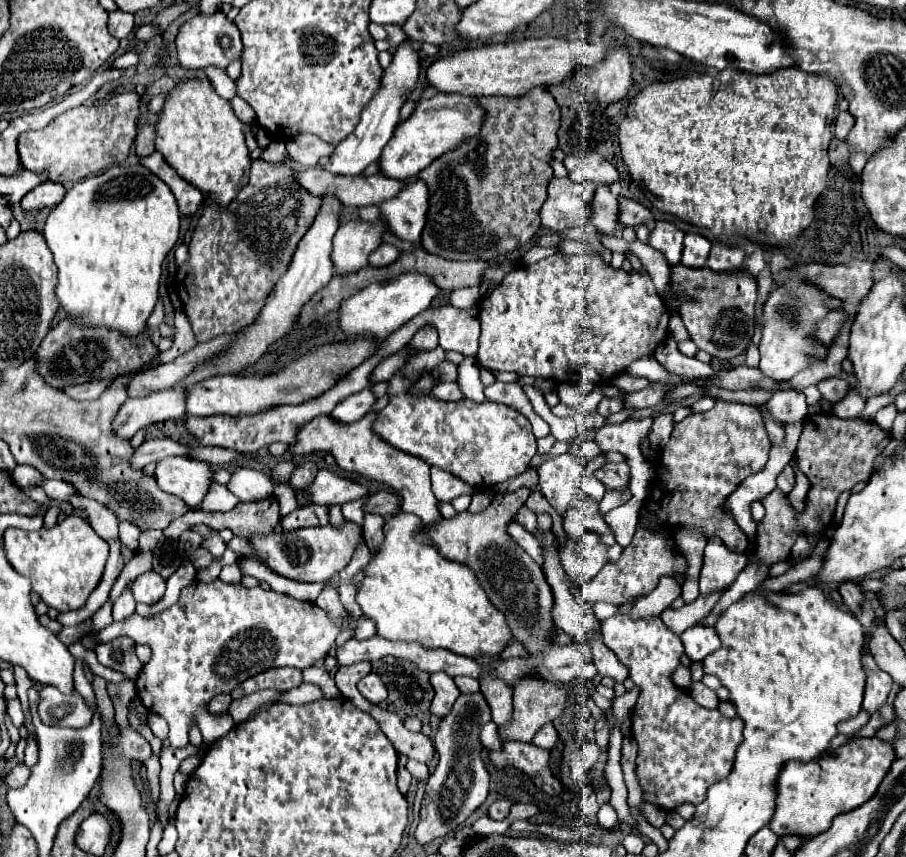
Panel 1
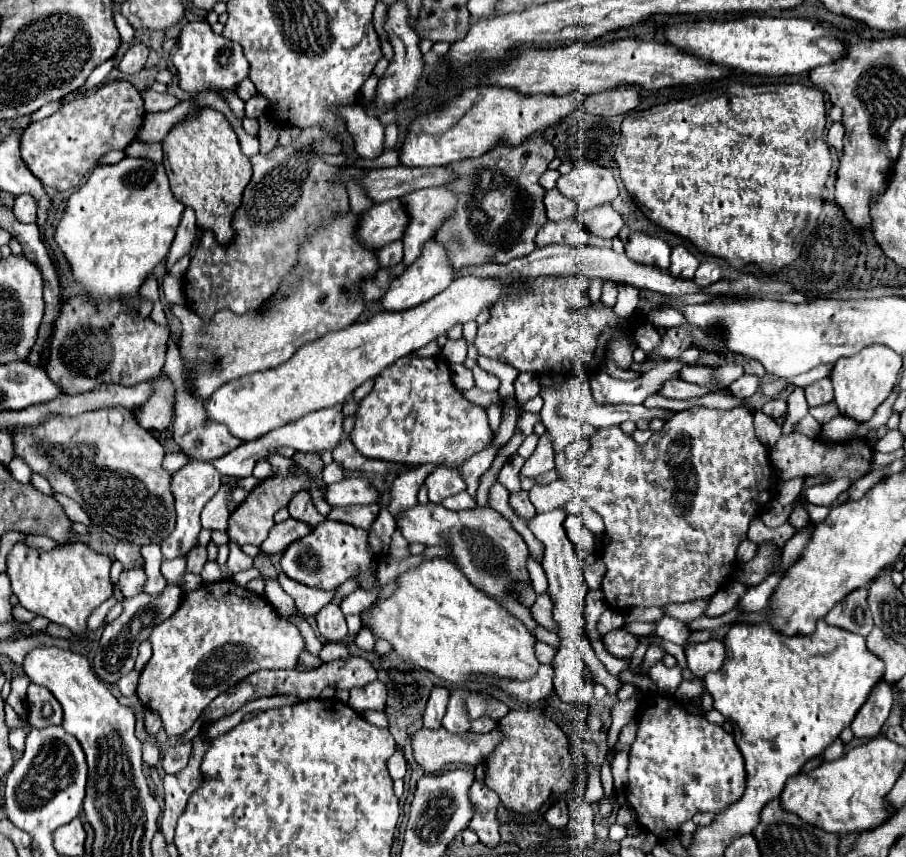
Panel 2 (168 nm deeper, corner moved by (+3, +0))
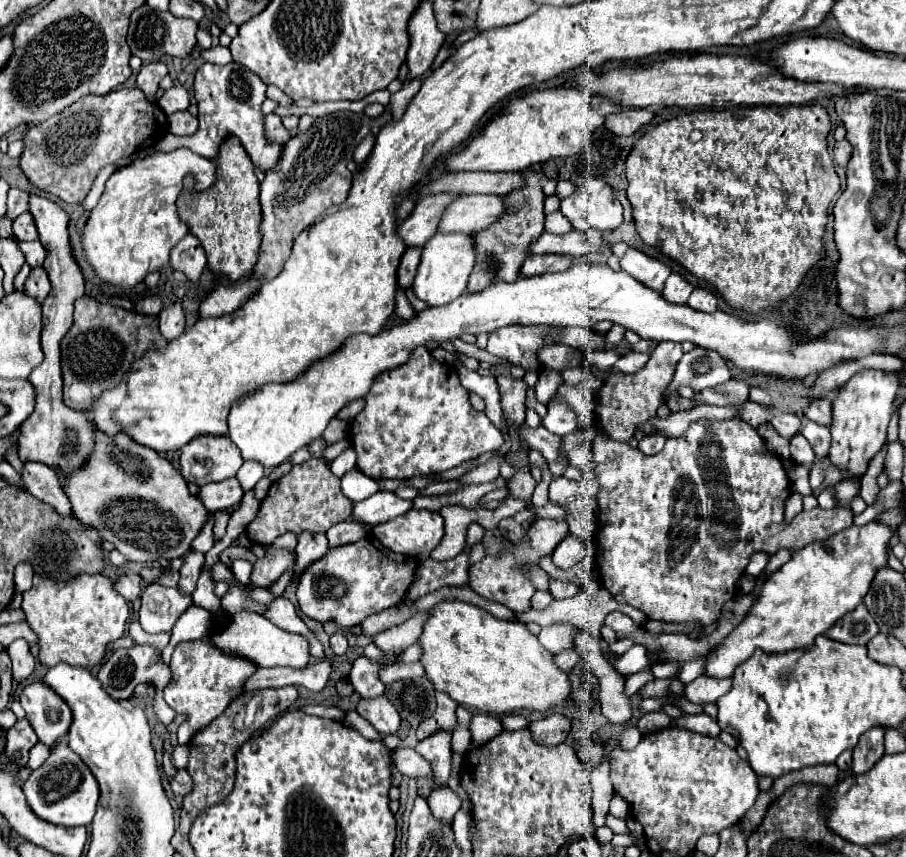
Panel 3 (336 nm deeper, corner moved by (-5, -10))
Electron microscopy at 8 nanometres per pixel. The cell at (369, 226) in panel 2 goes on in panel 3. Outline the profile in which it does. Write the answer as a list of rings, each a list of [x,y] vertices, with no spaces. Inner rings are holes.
[[[439,193],[421,199],[413,207],[411,215],[397,225],[397,235],[403,239],[403,243],[407,247],[423,247],[437,233],[441,213],[455,197],[457,195],[453,193]]]

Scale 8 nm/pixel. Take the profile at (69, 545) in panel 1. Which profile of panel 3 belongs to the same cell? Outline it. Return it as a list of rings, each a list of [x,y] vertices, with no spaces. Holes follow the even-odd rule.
[[[33,575],[33,587],[23,593],[21,609],[39,637],[39,659],[47,667],[57,663],[97,665],[105,655],[107,643],[123,635],[129,619],[127,601],[115,591],[115,581],[105,575],[75,575],[69,581]]]

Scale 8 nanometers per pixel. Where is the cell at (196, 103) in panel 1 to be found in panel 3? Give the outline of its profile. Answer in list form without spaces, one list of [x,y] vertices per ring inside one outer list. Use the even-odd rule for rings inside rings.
[[[223,139],[219,155],[211,161],[215,163],[215,183],[203,191],[195,191],[195,177],[187,175],[187,179],[183,181],[185,191],[177,199],[177,209],[189,231],[201,241],[207,253],[209,269],[217,275],[223,273],[229,281],[237,281],[245,277],[255,265],[257,249],[261,243],[259,181],[253,173],[251,159],[247,159],[247,153],[243,151],[243,147],[239,147],[239,139]]]

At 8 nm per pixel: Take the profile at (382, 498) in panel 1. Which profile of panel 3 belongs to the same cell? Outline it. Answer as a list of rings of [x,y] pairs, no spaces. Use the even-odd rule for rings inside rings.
[[[343,521],[335,527],[331,527],[327,531],[327,539],[329,539],[329,545],[331,547],[337,547],[337,545],[347,545],[347,543],[355,543],[363,537],[367,537],[371,533],[371,527],[367,527],[365,523],[359,523],[359,521]]]

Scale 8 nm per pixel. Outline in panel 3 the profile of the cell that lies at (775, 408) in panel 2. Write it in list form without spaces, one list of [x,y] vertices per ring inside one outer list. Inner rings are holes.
[[[779,413],[771,419],[771,425],[787,439],[791,439],[793,435],[797,435],[801,431],[801,421],[797,415],[793,413]]]

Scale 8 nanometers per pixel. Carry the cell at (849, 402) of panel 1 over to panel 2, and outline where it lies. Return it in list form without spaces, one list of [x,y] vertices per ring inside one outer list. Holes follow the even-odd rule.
[[[827,403],[827,405],[821,405],[821,407],[811,407],[809,409],[809,415],[813,415],[813,419],[823,425],[827,421],[831,421],[833,417],[837,417],[837,409],[835,409],[835,403]]]

